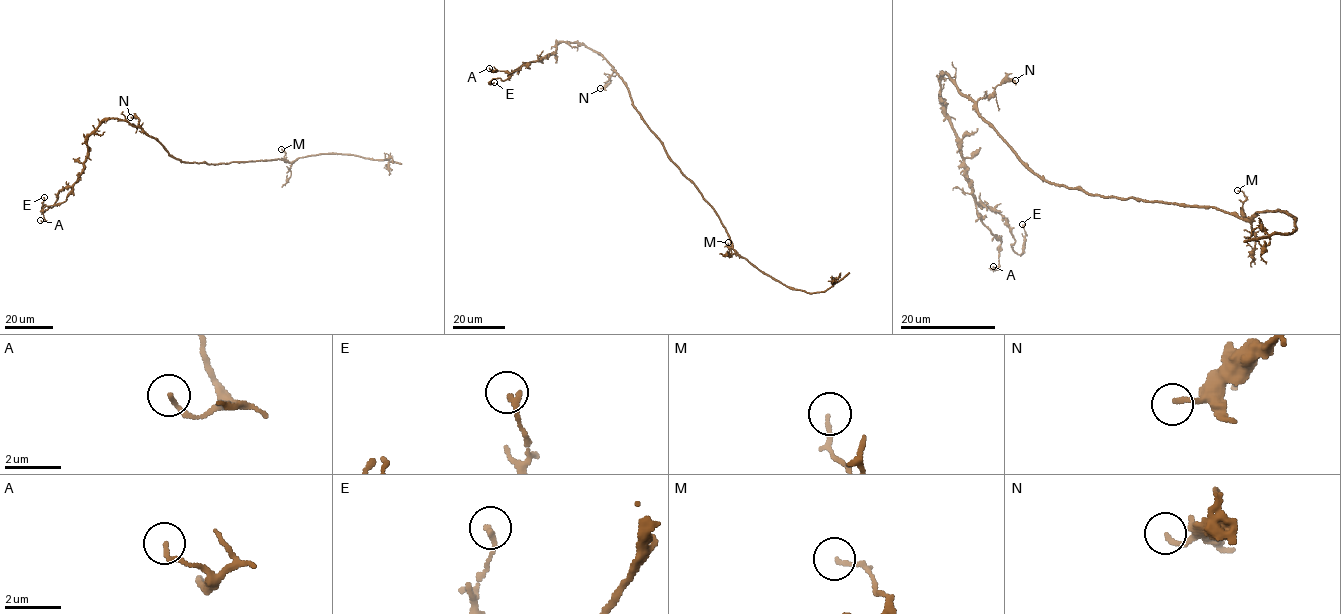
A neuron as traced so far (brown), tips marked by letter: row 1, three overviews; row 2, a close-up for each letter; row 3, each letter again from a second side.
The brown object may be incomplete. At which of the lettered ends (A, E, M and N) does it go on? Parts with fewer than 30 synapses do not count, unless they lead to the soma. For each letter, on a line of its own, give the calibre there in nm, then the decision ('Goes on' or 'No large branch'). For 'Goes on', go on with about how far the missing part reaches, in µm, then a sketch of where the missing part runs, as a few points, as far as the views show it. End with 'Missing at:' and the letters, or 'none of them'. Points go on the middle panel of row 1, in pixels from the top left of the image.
A: Thickness 180 nm. No large branch
E: Thickness 200 nm. No large branch
M: Thickness 110 nm. No large branch
N: Thickness 160 nm. No large branch
Missing at: none of them

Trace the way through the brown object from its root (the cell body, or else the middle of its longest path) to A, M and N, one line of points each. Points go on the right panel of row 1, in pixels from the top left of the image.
A: (1054, 185), (1028, 170), (943, 74), (941, 105), (977, 216), (1001, 242), (993, 266)
M: (1054, 185), (1081, 188), (1100, 196), (1215, 206), (1241, 217), (1246, 197), (1237, 190)
N: (1054, 185), (1028, 170), (986, 123), (976, 106), (977, 101), (997, 85), (1015, 80)

